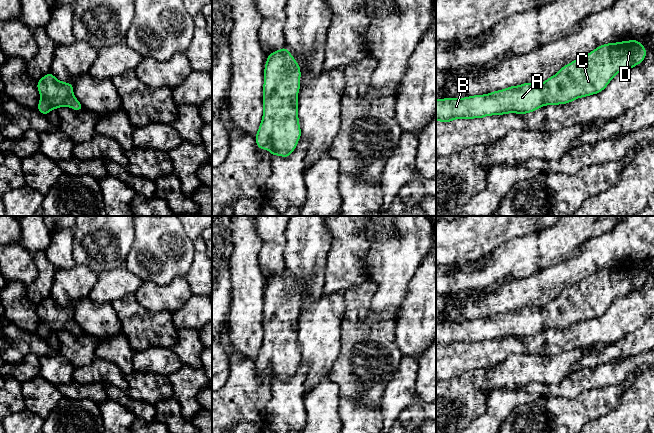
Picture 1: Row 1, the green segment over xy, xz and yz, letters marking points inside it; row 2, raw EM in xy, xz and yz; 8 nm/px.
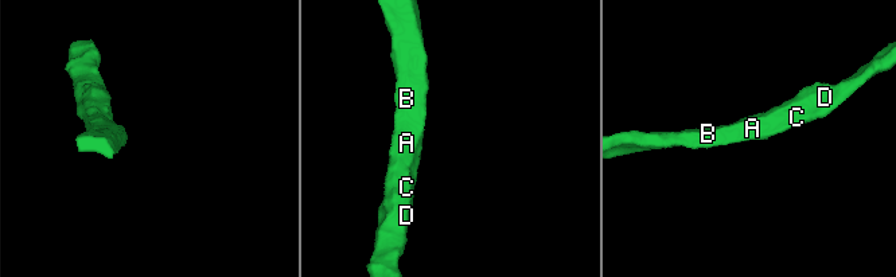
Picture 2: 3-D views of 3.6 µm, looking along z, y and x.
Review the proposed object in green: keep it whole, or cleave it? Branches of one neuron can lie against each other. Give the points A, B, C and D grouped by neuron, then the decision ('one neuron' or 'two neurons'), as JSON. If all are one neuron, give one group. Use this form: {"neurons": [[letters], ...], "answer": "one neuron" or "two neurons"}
{"neurons": [["A", "B", "C", "D"]], "answer": "one neuron"}

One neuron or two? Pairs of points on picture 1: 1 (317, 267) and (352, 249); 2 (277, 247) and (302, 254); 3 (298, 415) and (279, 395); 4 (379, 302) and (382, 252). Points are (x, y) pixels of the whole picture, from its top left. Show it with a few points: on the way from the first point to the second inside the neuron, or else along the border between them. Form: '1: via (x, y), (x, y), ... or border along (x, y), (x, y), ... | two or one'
1: border along (331, 239), (323, 285) | two
2: border along (287, 226), (285, 248), (283, 251), (284, 269) | two
3: via (294, 410), (284, 400) | one
4: via (383, 290), (383, 264) | one

